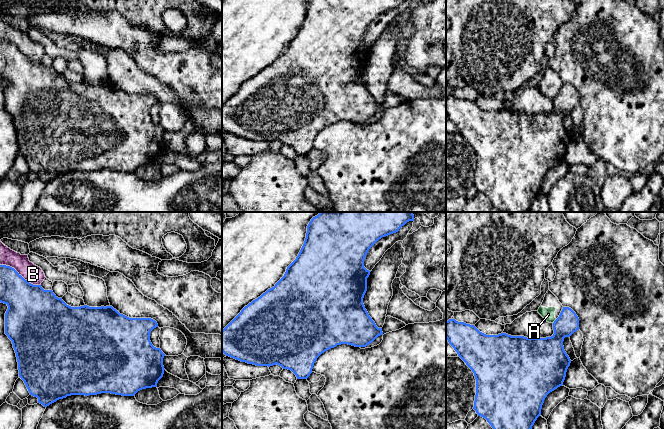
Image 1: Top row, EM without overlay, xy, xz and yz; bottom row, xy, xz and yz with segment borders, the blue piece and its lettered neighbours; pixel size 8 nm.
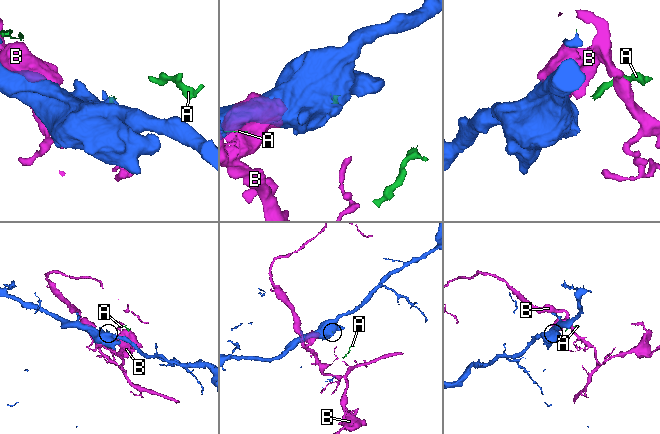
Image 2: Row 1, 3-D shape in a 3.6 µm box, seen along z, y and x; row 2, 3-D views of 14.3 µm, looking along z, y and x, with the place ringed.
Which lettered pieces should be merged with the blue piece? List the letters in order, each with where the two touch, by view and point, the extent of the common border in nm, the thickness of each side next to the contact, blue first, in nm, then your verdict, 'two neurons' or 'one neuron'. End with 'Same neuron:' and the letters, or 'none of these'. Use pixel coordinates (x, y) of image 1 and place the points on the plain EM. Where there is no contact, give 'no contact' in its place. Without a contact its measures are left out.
A: yz (554, 97) | 50 nm | 240/100 nm | two neurons
B: xy (20, 51) | 360 nm | 340/150 nm | two neurons
Same neuron: none of these

